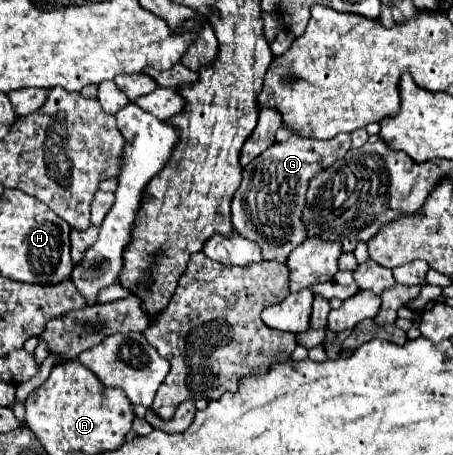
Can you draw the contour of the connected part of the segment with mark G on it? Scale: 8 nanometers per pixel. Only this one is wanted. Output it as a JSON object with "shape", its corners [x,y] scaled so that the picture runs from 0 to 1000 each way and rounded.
{"shape":[[[645,295],[623,316],[600,316],[565,352],[534,374],[534,404],[512,435],[512,492],[517,505],[565,532],[578,545],[583,571],[631,576],[640,554],[675,527],[667,497],[667,462],[675,457],[680,396],[759,347],[773,330],[773,295],[742,299],[733,308],[667,303]]]}

